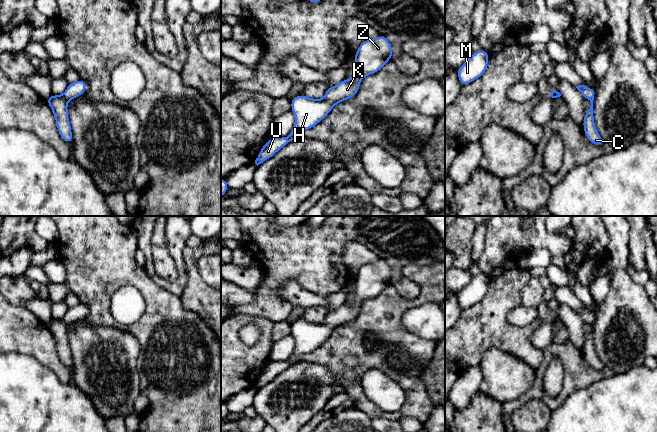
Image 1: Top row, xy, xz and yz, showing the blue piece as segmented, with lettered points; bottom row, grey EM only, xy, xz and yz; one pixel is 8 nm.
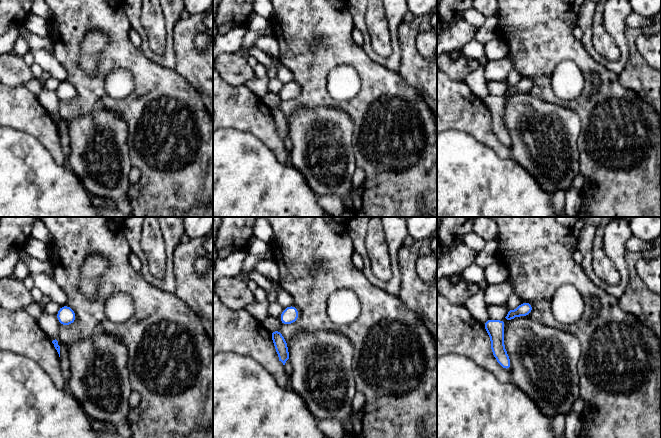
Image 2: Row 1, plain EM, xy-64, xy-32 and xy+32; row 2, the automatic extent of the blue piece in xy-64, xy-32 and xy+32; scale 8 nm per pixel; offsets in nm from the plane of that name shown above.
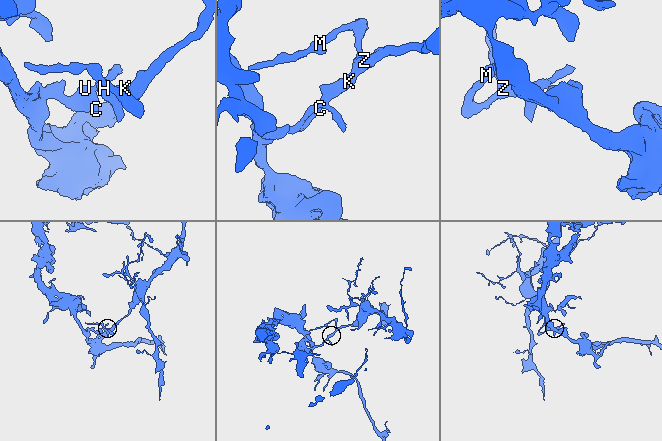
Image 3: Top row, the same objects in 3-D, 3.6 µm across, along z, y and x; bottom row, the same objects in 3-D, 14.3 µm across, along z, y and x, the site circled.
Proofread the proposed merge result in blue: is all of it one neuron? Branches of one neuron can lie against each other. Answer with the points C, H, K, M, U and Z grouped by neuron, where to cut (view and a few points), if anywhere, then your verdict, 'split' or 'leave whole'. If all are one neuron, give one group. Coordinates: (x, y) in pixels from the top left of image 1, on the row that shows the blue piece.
groups C U / H K M Z; cut xy (62, 95), (67, 101); split

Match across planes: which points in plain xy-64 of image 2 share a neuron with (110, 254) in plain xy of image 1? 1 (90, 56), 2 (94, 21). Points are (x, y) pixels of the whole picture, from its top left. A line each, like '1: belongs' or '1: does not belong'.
1: does not belong
2: belongs

